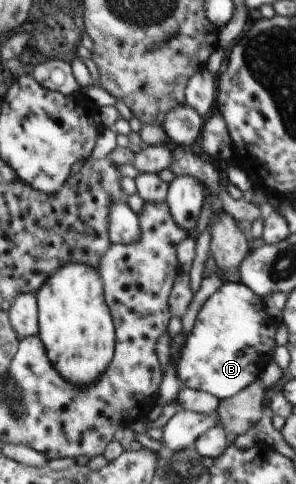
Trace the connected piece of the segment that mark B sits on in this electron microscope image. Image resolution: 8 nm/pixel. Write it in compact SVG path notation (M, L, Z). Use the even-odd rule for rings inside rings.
M224 282L198 311L177 366L182 388L202 390L219 398L230 398L250 386L264 365L273 358L278 322L268 316L263 297L245 284Z

